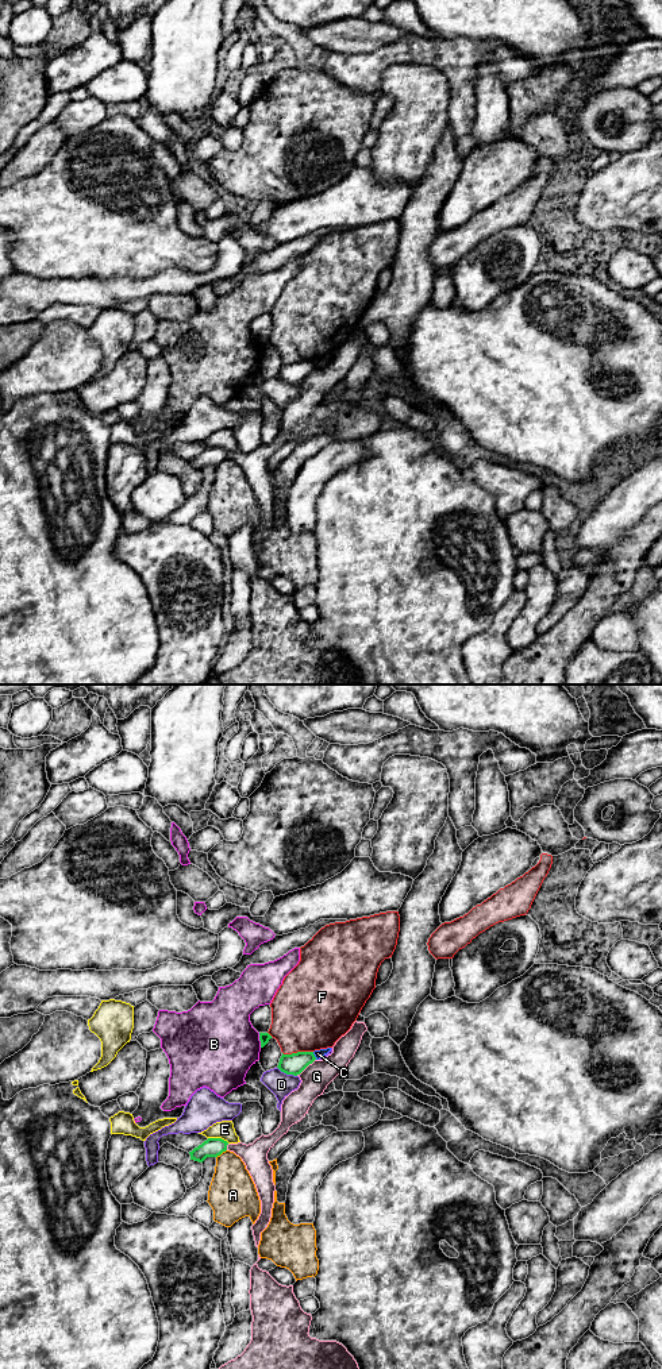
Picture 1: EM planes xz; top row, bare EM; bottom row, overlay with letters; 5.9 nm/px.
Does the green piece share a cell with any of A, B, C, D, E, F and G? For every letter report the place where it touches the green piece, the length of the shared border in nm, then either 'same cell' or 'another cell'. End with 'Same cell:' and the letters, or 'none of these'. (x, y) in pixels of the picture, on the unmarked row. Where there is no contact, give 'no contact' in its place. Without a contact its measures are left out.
A: xz (220, 462) | 80 nm | another cell
B: xz (260, 349) | 90 nm | another cell
C: xz (314, 365) | 50 nm | another cell
D: xz (287, 382) | 130 nm | another cell
E: xz (219, 447) | 130 nm | another cell
F: xz (297, 361) | 180 nm | another cell
G: xz (306, 376) | 160 nm | another cell
Same cell: none of these

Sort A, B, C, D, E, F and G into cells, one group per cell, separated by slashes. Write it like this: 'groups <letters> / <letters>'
groups A / B / C / D / E / F / G

